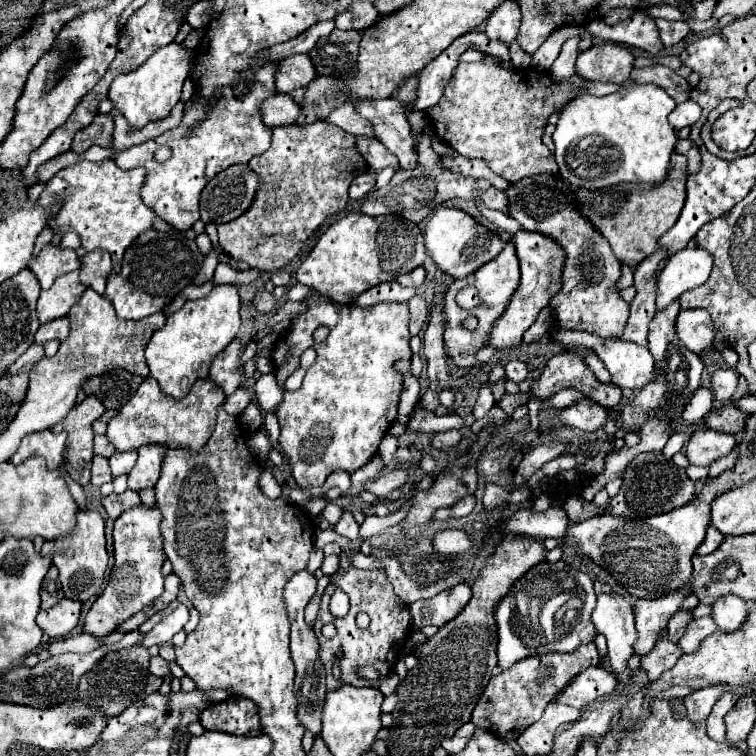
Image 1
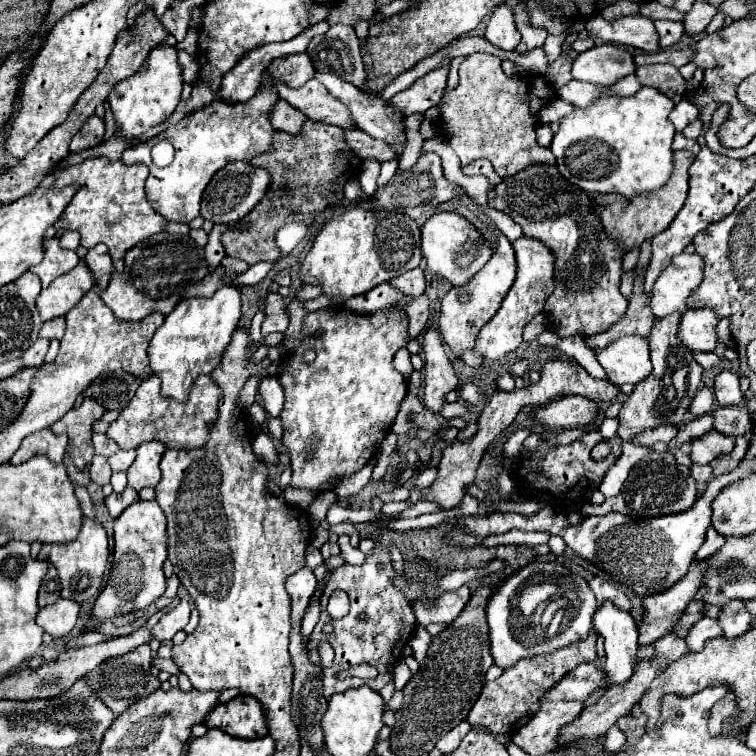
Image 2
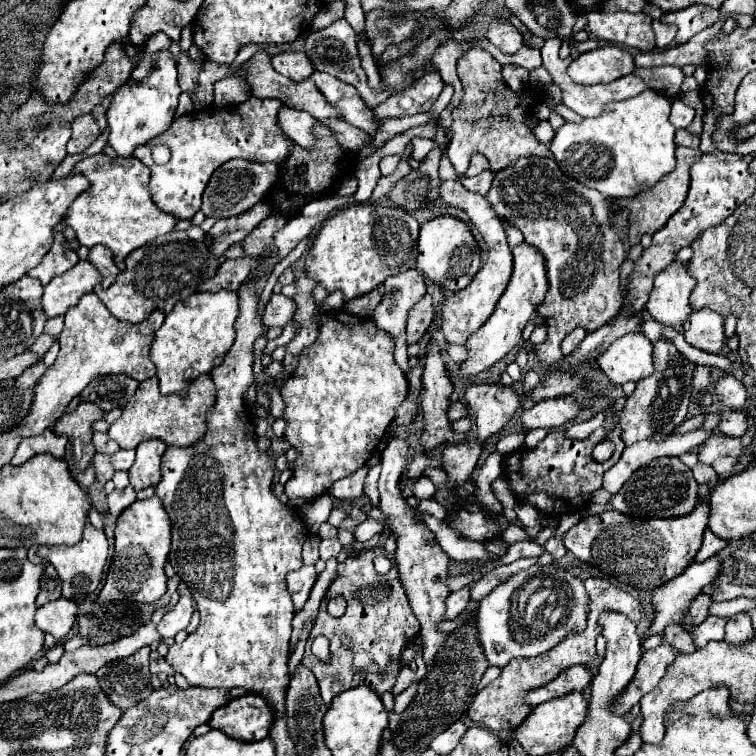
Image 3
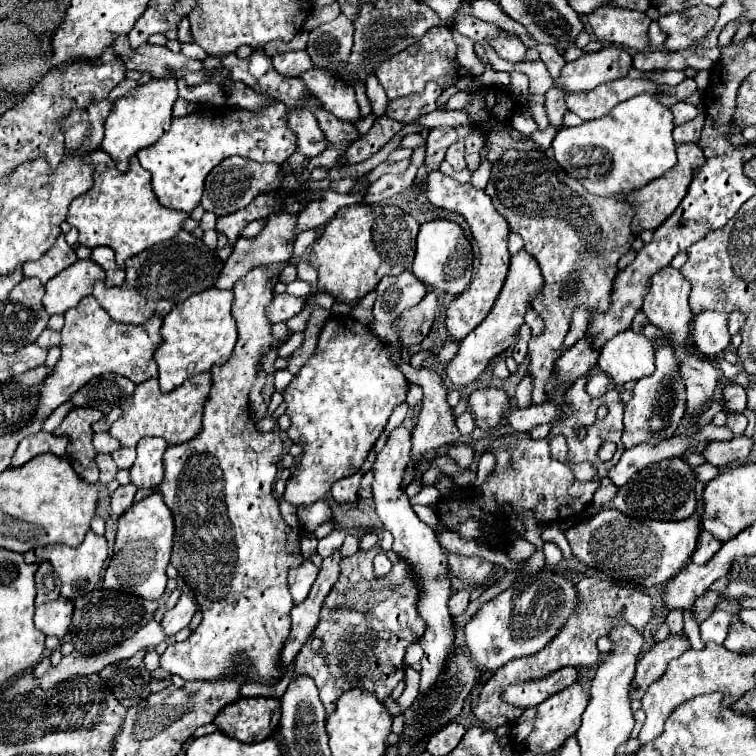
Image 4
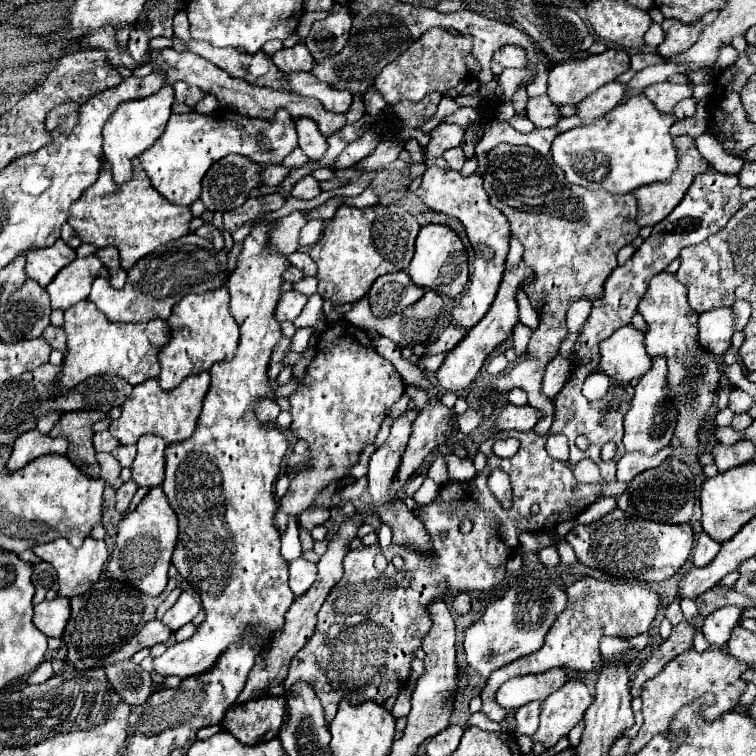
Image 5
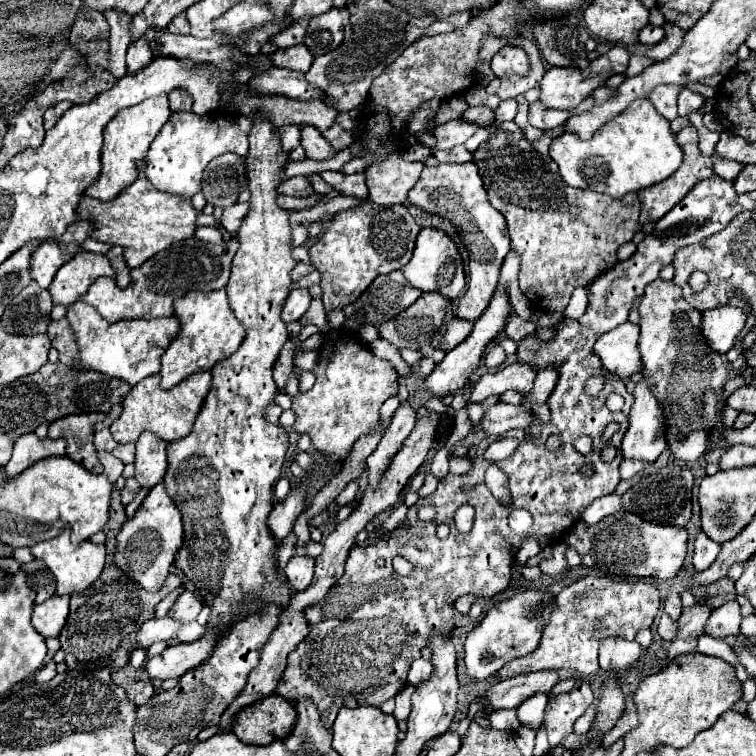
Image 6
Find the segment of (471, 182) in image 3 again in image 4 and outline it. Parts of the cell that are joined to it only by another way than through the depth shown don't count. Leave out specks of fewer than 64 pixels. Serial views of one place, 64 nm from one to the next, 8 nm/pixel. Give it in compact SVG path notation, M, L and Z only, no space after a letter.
M485 143L480 153L482 158L480 168L472 174L472 180L470 180L470 182L472 182L474 186L478 186L478 188L484 188L484 186L486 186L486 182L488 182L488 178L490 178L492 164L487 159L488 149L489 144Z

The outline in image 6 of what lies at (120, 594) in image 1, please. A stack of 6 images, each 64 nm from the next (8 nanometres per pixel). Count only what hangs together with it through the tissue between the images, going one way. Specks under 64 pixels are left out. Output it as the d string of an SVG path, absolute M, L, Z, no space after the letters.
M156 484L142 506L136 510L134 518L130 518L122 530L116 536L118 548L114 554L114 562L120 564L120 570L128 572L128 576L134 576L134 580L148 588L150 592L158 592L158 588L164 584L168 576L168 568L174 562L176 552L182 546L184 540L184 522L182 514L168 496L164 484Z

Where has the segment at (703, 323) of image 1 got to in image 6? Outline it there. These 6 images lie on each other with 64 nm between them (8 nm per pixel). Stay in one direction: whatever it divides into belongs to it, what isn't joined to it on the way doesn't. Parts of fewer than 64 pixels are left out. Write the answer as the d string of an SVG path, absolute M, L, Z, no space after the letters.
M730 304L718 306L714 310L706 310L702 314L704 320L704 338L718 352L728 352L734 346L734 340L744 330L746 312L742 308L734 308Z

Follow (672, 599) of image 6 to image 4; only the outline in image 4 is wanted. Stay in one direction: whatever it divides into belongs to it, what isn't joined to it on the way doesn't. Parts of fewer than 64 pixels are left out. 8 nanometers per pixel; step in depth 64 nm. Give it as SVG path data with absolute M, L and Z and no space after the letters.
M672 610L672 612L668 612L668 616L666 616L666 624L668 624L670 632L682 632L682 628L684 628L682 612L680 612L680 610Z

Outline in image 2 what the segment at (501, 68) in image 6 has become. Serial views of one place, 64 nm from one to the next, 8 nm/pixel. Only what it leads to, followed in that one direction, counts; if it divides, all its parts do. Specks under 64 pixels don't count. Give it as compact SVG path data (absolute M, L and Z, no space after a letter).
M498 6L486 26L484 34L494 46L502 50L514 50L520 42L520 32L516 30L514 18L512 18L512 8L508 6Z

